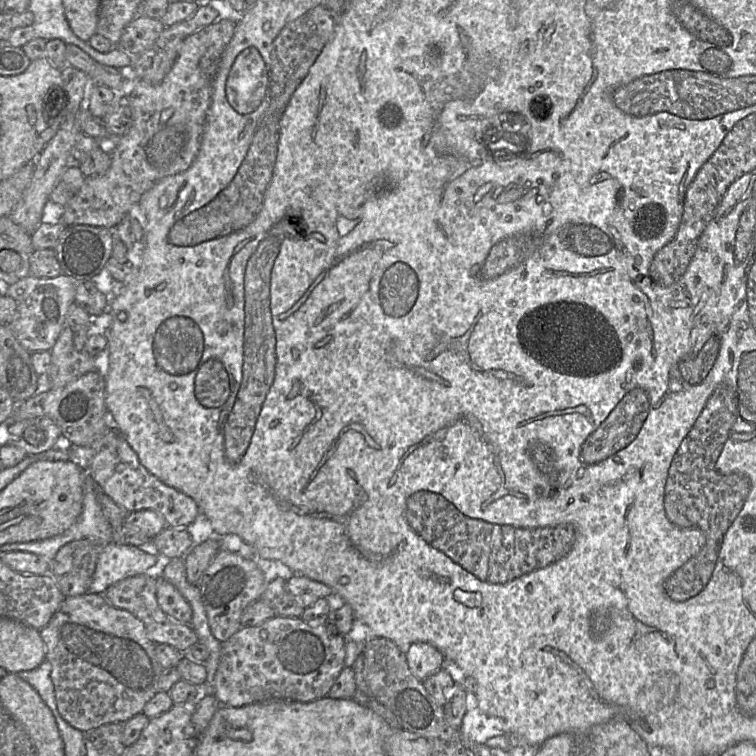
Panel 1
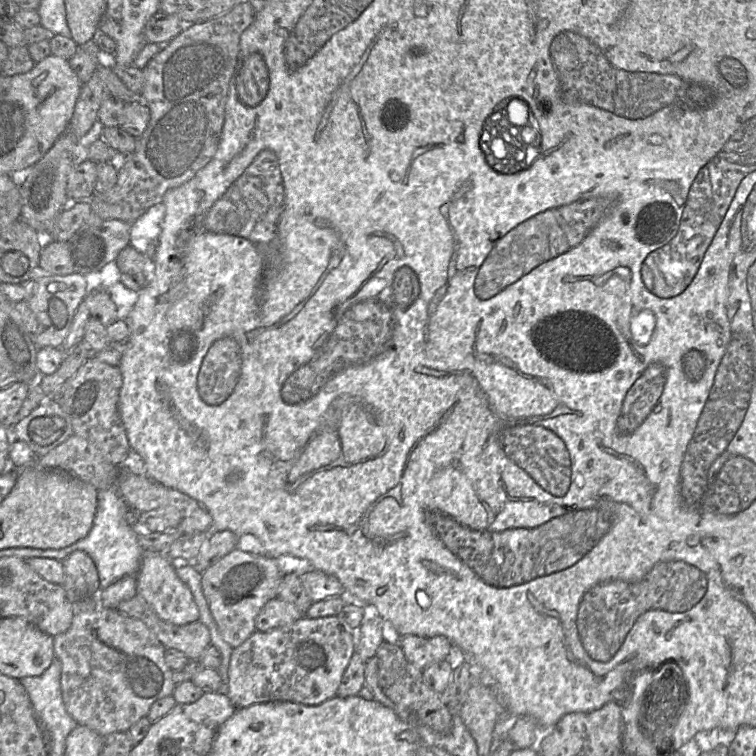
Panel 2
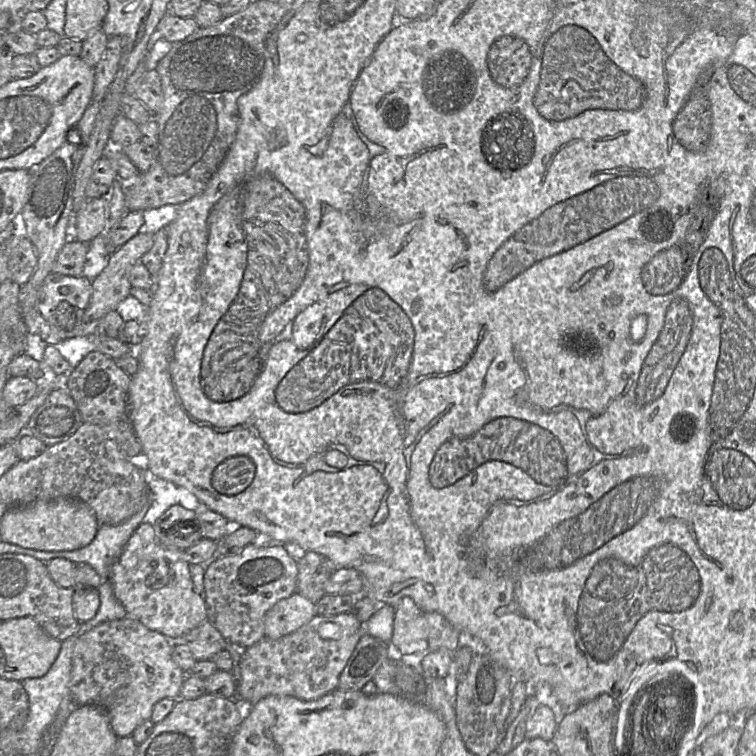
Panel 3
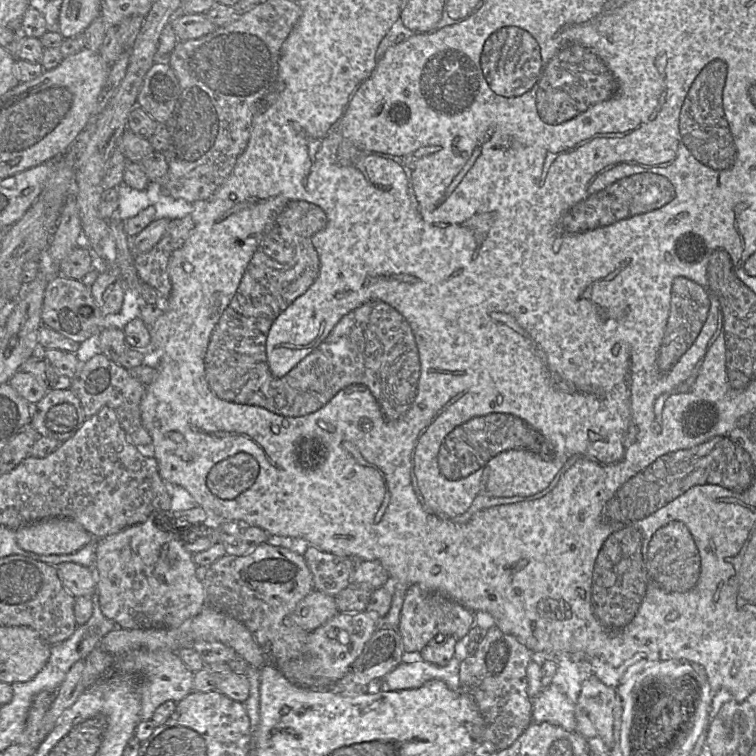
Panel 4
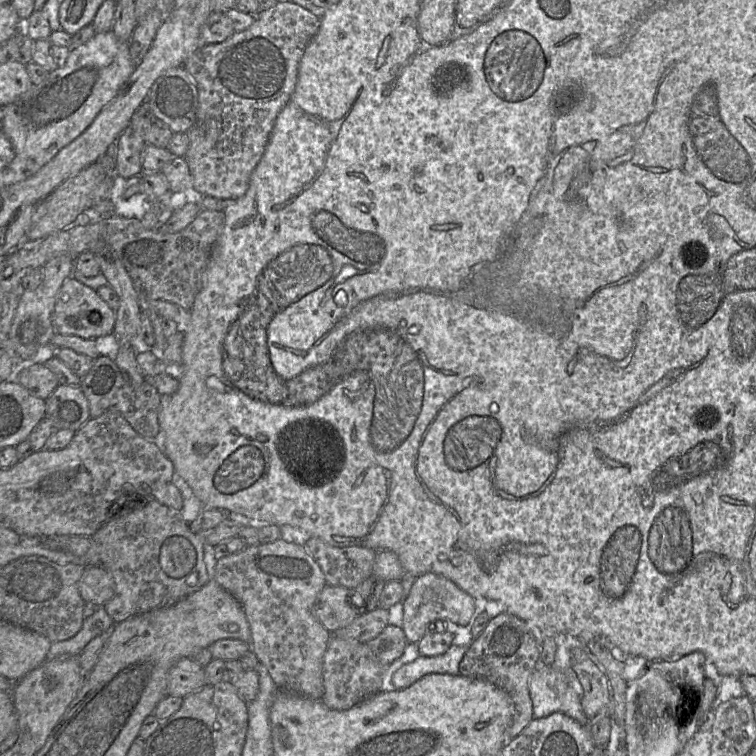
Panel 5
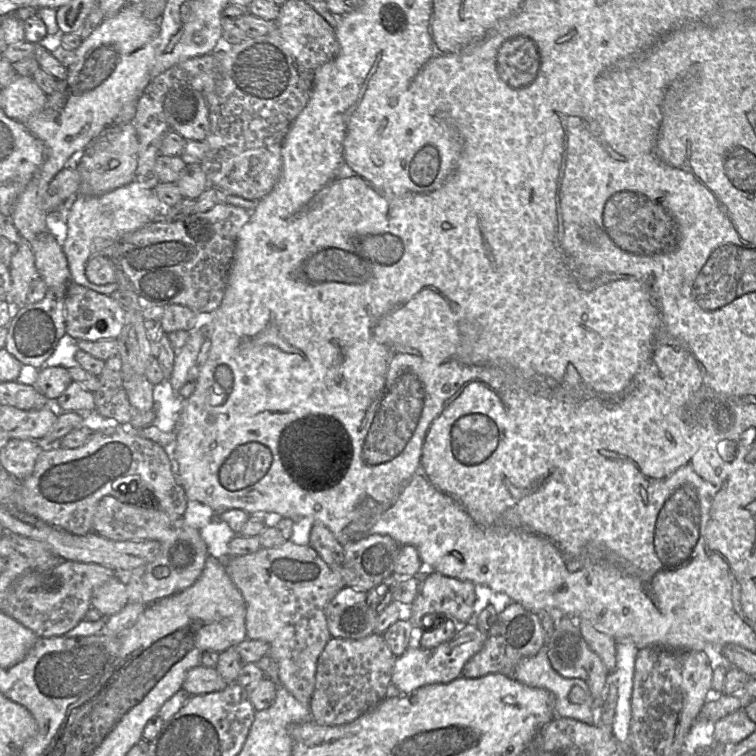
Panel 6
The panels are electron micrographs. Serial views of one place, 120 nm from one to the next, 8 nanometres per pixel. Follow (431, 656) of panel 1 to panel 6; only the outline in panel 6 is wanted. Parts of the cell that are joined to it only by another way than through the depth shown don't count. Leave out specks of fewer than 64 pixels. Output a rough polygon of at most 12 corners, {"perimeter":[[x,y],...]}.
{"perimeter":[[427,572],[410,622],[425,630],[444,615],[475,625],[474,583]]}

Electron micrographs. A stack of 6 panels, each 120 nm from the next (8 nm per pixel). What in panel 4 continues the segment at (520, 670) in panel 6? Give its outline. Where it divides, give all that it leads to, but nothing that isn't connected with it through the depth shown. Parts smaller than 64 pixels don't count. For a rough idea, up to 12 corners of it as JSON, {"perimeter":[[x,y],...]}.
{"perimeter":[[550,684],[532,699],[531,723],[576,731],[574,703]]}

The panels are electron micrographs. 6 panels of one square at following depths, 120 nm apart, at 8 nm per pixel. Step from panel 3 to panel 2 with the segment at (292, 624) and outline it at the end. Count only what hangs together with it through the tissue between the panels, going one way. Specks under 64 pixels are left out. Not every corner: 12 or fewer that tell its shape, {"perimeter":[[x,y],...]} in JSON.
{"perimeter":[[274,598],[261,608],[256,630],[290,625],[305,614]]}

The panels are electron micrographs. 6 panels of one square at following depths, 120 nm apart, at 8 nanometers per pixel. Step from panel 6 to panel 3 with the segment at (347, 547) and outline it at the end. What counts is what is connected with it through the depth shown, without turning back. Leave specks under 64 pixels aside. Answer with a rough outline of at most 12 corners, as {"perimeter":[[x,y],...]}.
{"perimeter":[[317,552],[297,561],[296,592],[317,603],[336,569]]}

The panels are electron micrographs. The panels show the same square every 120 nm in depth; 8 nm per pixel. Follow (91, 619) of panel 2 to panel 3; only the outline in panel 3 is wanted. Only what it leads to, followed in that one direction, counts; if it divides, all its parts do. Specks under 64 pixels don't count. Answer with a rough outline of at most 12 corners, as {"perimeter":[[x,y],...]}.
{"perimeter":[[130,617],[74,647],[73,705],[132,735],[180,698],[173,641]]}

